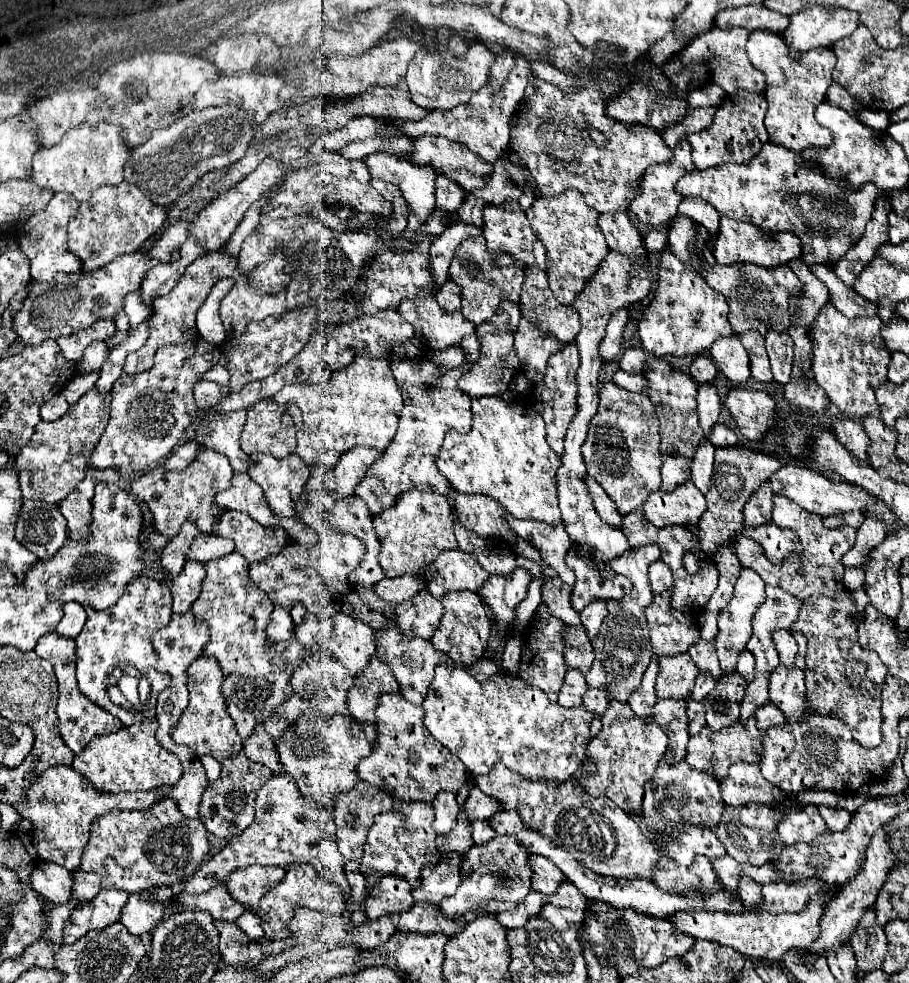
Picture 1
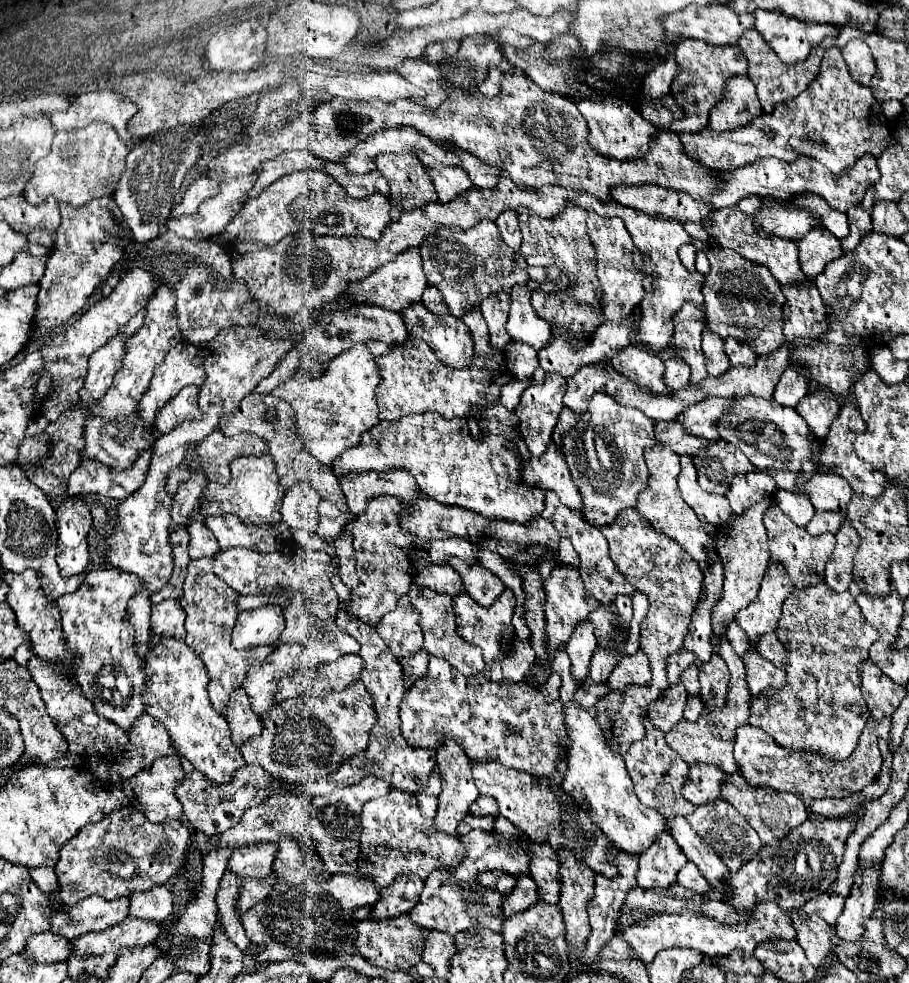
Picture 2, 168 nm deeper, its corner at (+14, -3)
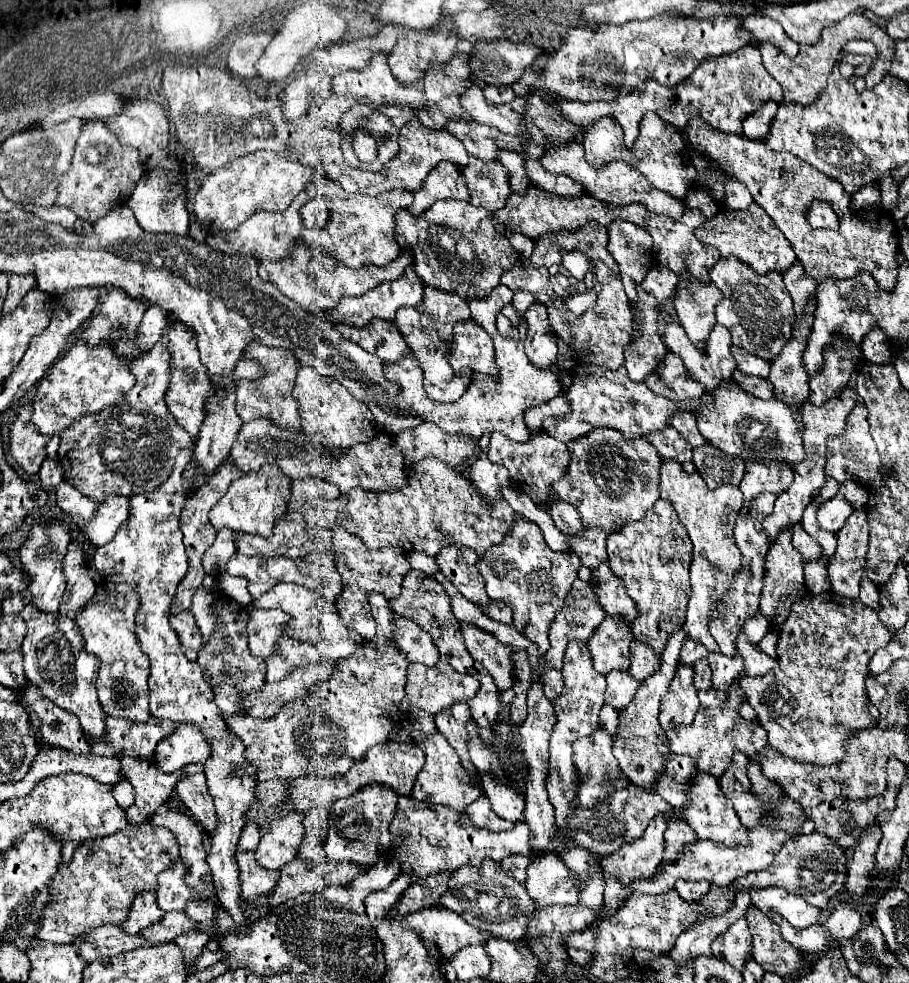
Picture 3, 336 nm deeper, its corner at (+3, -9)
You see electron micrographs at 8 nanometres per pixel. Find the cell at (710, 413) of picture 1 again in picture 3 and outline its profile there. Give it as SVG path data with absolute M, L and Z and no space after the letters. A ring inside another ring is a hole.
M680 282L676 292L676 312L678 322L686 330L690 342L704 352L704 342L708 340L708 334L716 326L714 308L720 302L722 294L716 290L716 286L700 286L700 282Z

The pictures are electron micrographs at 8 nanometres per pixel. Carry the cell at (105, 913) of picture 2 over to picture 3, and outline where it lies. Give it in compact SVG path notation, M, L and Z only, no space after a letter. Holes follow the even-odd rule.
M144 892L138 894L130 912L128 920L120 924L120 930L124 934L138 934L144 930L144 926L150 926L152 922L158 922L164 916L164 912L156 906L156 894L154 892Z

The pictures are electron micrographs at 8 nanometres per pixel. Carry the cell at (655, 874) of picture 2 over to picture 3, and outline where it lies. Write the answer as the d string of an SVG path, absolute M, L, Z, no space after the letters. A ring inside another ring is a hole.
M668 822L668 830L664 834L666 838L666 848L664 848L664 858L662 864L672 864L692 842L698 840L694 830L686 822Z

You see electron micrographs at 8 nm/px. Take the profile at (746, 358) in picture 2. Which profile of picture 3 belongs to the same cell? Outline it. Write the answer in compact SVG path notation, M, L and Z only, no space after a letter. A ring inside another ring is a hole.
M732 346L732 354L738 362L738 370L748 374L748 376L760 376L760 378L768 378L768 372L770 372L770 364L764 362L762 358L756 358L736 346Z

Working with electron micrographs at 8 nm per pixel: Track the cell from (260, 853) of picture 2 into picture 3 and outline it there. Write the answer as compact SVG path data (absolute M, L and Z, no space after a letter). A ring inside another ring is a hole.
M288 812L282 818L264 822L262 838L256 848L256 862L264 870L280 870L284 864L294 860L302 838L304 814L300 812Z

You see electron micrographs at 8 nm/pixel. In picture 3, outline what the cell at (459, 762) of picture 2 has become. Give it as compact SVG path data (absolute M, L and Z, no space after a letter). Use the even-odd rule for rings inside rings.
M460 702L456 706L452 706L452 710L442 710L440 714L436 714L436 726L438 730L444 734L444 738L450 742L450 746L458 752L458 756L462 758L462 766L464 770L472 776L472 780L478 784L480 792L484 794L482 790L482 780L480 780L480 774L478 770L472 766L470 758L468 758L468 730L466 730L466 724L470 722L470 708L468 704Z

